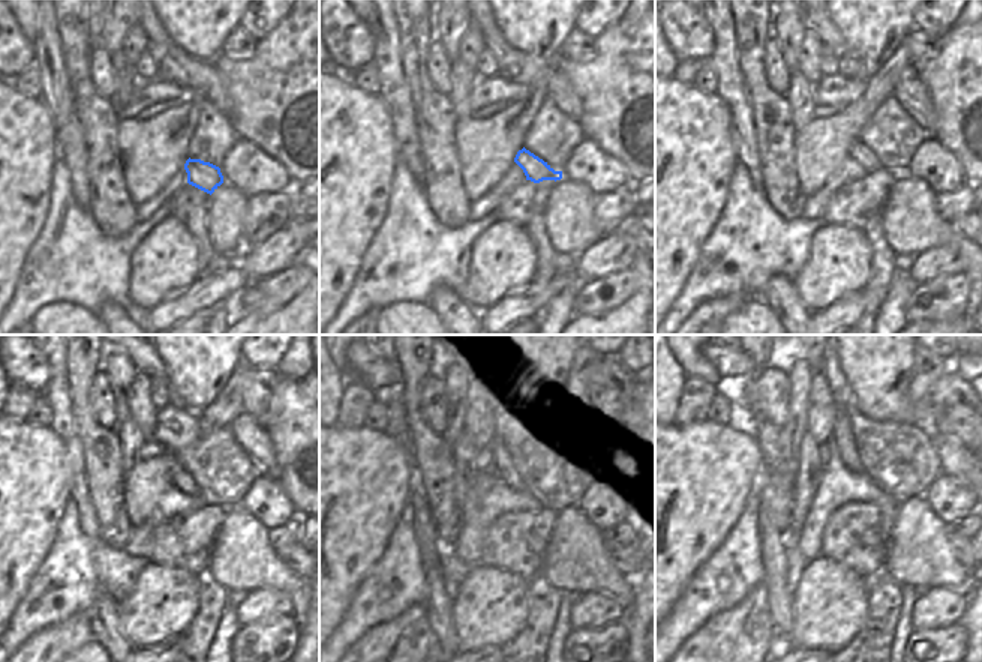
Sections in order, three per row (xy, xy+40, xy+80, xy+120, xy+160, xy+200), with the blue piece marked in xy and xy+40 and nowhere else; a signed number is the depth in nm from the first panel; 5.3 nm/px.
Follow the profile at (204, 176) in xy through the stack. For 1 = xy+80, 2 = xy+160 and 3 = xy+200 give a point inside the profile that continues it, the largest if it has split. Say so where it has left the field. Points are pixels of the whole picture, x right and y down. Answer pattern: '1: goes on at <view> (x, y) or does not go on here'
1: goes on at xy+80 (859, 152)
2: goes on at xy+160 (508, 466)
3: goes on at xy+200 (843, 433)

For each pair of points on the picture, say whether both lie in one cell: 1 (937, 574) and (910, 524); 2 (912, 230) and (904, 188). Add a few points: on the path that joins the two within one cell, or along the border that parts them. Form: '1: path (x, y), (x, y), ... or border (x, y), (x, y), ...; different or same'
1: path (927, 562), (918, 551), (918, 536); same
2: path (910, 219), (910, 198); same

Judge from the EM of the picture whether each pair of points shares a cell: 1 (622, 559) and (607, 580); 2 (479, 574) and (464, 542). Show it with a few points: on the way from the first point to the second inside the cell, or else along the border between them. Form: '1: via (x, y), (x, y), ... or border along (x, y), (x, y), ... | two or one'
1: border along (606, 547), (610, 559), (627, 575), (634, 578) | two
2: border along (480, 563), (471, 566) | two

